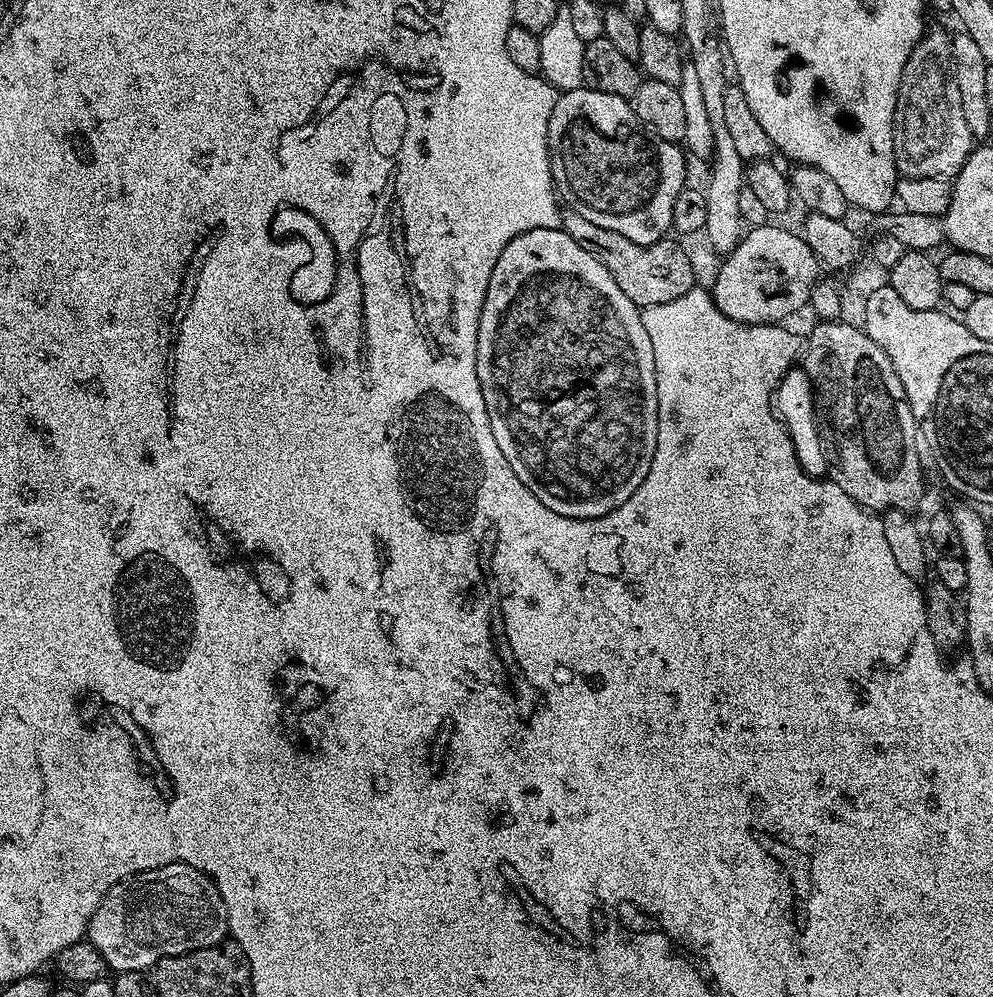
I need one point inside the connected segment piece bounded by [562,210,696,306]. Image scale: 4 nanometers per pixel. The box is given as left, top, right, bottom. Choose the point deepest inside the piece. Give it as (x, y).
(654, 273)

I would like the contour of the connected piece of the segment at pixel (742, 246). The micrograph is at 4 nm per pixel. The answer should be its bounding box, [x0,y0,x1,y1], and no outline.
[712,222,818,324]

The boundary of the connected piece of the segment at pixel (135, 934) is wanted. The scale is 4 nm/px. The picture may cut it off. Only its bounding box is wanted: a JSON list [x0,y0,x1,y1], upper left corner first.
[86,864,228,974]

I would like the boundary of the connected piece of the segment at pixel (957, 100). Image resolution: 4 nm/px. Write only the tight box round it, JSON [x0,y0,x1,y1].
[894,27,974,178]

